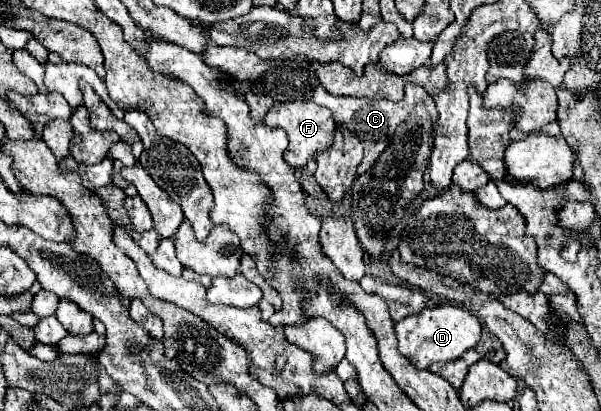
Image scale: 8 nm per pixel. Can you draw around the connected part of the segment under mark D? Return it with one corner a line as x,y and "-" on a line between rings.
438,305
424,309
422,313
404,317
396,323
398,351
418,369
428,369
432,363
448,363
458,359
464,351
472,349
480,341
482,325
478,317
456,305

